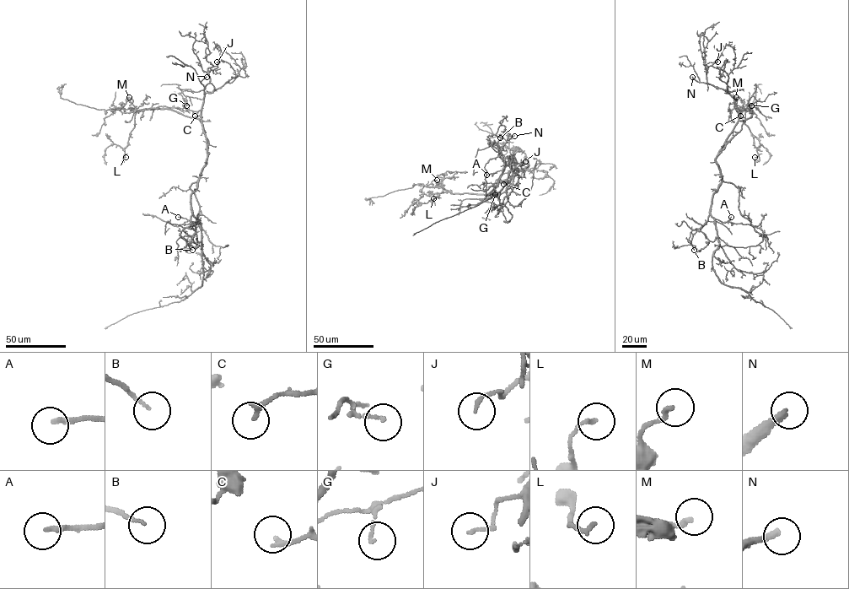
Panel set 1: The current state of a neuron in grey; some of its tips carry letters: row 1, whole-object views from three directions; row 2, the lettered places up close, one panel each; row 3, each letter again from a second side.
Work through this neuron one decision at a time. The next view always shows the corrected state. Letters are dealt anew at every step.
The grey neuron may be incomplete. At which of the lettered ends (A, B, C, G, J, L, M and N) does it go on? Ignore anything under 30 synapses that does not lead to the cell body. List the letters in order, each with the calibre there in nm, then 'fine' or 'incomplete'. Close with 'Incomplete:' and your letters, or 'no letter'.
A: calibre 190 nm; incomplete
B: calibre 100 nm; fine
C: calibre 220 nm; incomplete
G: calibre 120 nm; fine
J: calibre 120 nm; fine
L: calibre 160 nm; fine
M: calibre 180 nm; fine
N: calibre 280 nm; incomplete
Incomplete: A, C, N

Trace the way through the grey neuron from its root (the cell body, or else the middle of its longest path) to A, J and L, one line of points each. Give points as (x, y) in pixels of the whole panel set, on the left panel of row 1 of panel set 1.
A: (198, 182), (190, 197), (192, 214), (196, 221), (178, 217)
J: (198, 182), (206, 156), (201, 119), (204, 88), (210, 81), (207, 68), (216, 66), (219, 61), (217, 62)
L: (198, 182), (208, 153), (208, 139), (196, 118), (168, 109), (137, 110), (124, 149), (126, 157)

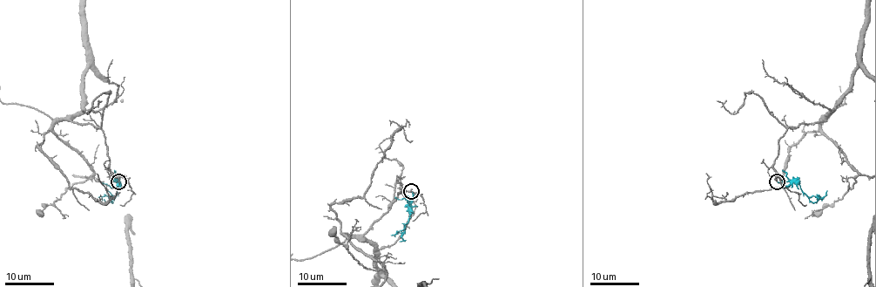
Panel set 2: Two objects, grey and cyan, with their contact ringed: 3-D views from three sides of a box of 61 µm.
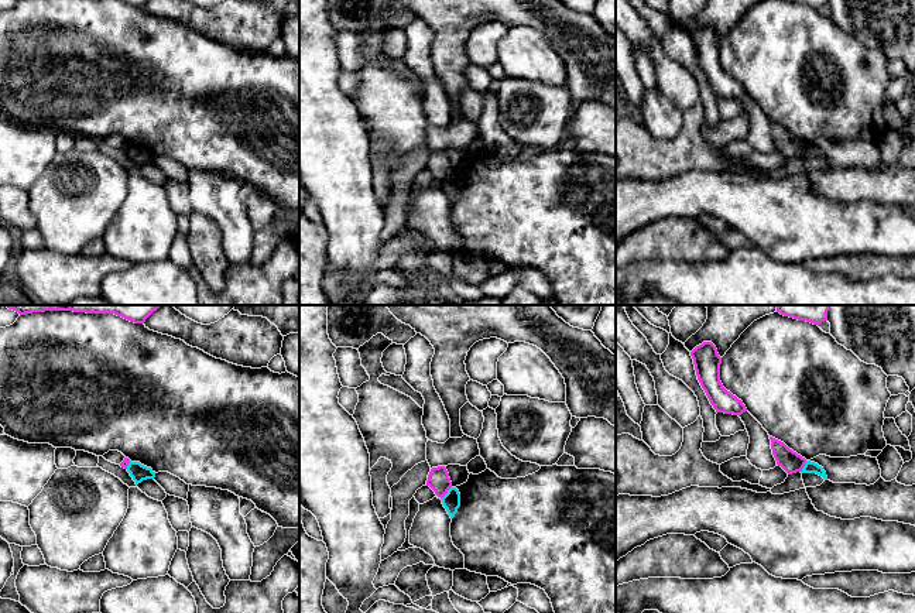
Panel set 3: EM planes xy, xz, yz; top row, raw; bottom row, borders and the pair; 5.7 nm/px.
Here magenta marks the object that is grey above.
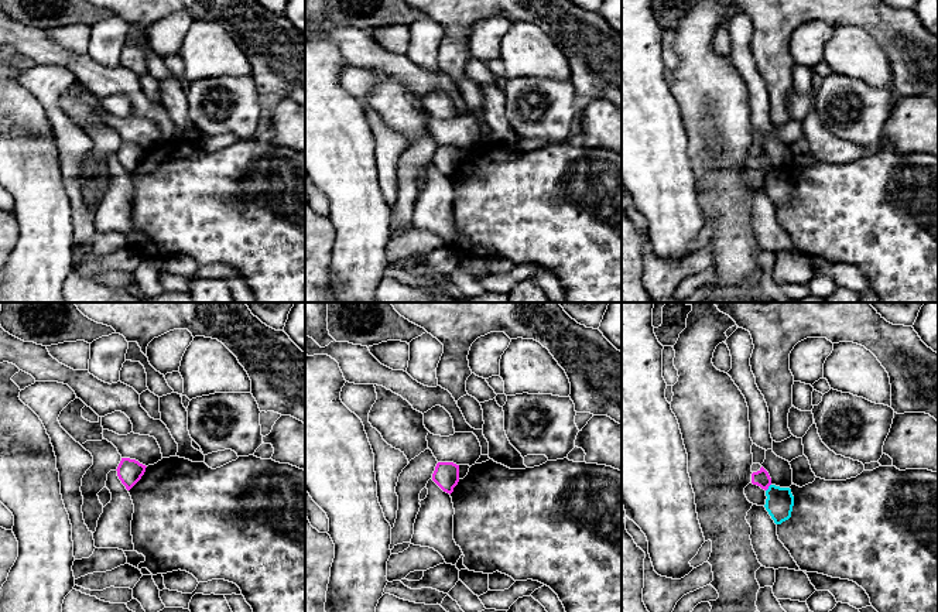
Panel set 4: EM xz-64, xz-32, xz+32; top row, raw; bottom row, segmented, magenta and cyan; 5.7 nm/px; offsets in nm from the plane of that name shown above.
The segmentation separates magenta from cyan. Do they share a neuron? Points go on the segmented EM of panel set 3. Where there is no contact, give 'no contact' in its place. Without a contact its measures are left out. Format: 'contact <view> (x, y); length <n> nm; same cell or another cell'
contact xz (446, 492); length 100 nm; another cell

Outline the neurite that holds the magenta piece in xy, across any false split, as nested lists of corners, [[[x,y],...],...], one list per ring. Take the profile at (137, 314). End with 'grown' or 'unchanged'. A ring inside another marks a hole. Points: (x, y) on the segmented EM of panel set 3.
[[[4,305],[20,315],[45,311],[73,311],[86,314],[114,314],[134,323],[145,319],[162,305]]]; unchanged

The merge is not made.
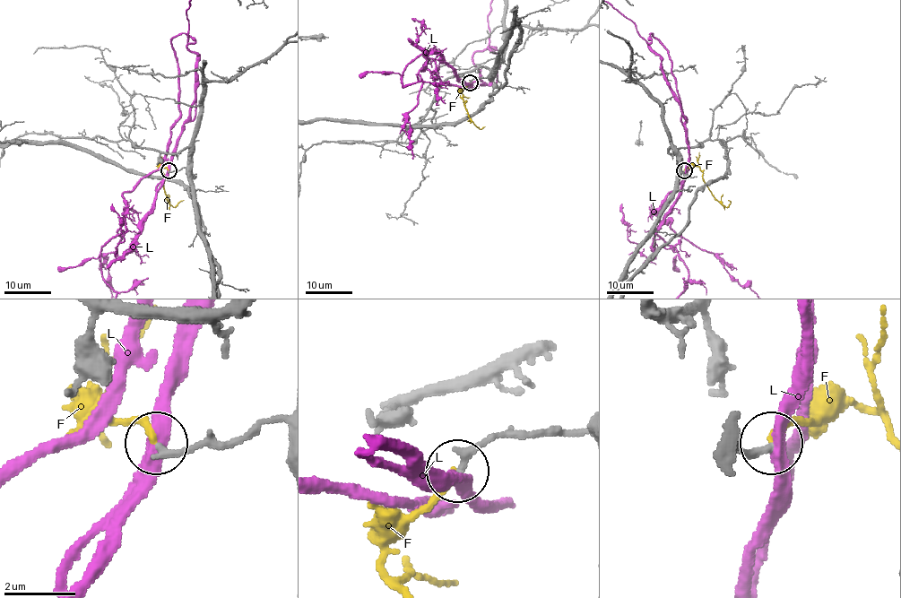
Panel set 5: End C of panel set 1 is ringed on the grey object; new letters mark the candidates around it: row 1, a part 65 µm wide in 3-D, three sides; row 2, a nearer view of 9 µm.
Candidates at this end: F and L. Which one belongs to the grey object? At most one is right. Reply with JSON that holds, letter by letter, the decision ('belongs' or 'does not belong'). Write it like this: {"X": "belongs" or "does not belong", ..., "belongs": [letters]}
{"F": "belongs", "L": "does not belong", "belongs": ["F"]}

